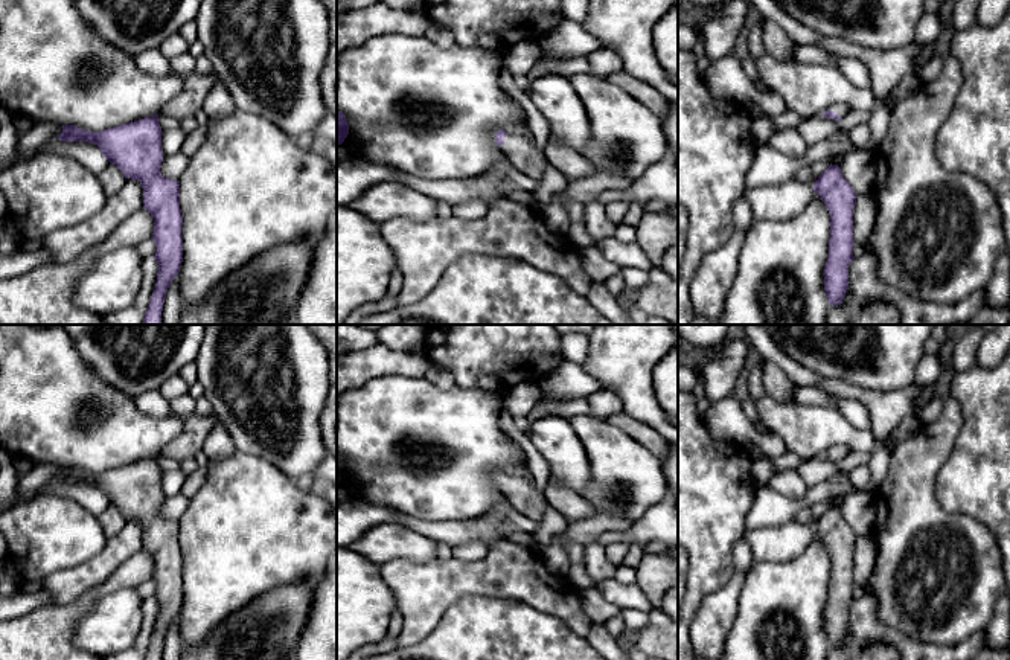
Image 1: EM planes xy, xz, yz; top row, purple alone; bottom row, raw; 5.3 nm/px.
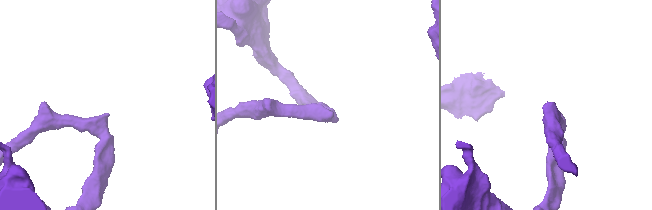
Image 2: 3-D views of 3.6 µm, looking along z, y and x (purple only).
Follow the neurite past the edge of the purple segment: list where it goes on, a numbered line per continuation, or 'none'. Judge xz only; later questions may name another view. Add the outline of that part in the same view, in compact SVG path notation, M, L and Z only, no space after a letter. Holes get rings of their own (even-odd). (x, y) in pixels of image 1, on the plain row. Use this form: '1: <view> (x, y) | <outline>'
1: xz (518, 488) | M526 468L509 474L501 491L510 506L530 520L541 521L550 508L545 495L536 489Z

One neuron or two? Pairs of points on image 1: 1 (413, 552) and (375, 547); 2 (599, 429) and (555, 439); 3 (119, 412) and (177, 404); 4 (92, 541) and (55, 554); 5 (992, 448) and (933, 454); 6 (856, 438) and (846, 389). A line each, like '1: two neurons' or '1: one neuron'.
1: one neuron
2: two neurons
3: two neurons
4: one neuron
5: two neurons
6: two neurons

